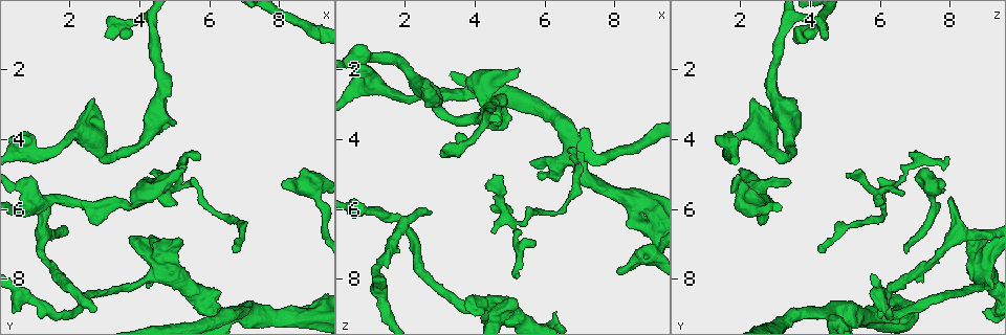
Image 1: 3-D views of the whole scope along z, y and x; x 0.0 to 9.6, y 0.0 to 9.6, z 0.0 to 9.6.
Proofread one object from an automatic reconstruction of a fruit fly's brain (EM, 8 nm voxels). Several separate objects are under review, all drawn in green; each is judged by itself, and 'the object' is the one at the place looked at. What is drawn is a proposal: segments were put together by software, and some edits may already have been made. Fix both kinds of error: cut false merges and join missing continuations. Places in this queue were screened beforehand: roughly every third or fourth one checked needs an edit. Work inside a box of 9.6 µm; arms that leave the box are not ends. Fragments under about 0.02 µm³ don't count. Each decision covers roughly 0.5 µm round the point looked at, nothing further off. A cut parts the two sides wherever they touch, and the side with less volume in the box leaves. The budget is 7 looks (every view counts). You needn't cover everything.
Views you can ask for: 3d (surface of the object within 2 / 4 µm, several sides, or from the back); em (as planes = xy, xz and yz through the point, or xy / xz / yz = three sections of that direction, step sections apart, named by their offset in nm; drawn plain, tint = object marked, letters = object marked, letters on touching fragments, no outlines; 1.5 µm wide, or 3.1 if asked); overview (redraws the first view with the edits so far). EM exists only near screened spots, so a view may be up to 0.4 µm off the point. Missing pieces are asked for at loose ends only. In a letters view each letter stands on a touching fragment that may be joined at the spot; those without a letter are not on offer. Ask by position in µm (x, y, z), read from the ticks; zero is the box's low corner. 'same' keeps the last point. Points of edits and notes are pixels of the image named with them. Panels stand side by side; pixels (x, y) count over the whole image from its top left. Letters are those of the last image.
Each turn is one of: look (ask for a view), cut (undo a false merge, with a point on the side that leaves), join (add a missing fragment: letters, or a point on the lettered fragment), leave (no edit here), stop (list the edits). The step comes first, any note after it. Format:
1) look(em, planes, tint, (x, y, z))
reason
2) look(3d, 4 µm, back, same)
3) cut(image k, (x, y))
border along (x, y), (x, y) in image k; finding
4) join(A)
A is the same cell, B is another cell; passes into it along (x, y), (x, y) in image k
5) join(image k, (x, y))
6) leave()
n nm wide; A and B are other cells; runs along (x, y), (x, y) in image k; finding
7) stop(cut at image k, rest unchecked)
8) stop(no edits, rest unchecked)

look(em, xy, step 8, tint, (5.25, 4.45, 7.95))

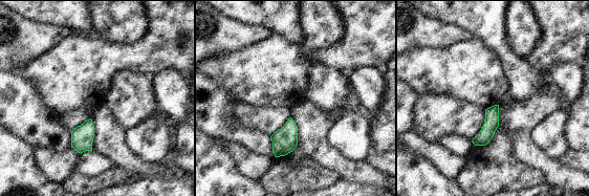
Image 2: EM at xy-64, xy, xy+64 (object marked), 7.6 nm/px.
look(em, planes, letters, same)

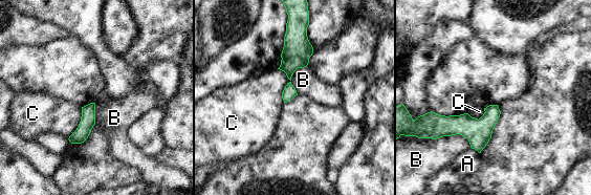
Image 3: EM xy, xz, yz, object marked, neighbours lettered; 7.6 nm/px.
leave()
B touches over 280 nm; A, B and C are other cells; runs along (92, 105), (84, 130), (73, 141) in image 3; no lettered fragment goes on from it

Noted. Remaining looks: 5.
look(em, planes, letters, (3.70, 0.75, 4.10))
abrupt turn

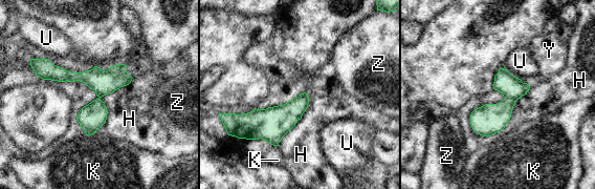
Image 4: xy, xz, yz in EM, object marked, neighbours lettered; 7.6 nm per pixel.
leave()
H, K, U, Y and Z are other cells; border along (30, 66), (98, 97), (132, 80) in image 4; all the same neuron

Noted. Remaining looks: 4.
look(3d, 2 µm, (5.15, 6.85, 8.60))

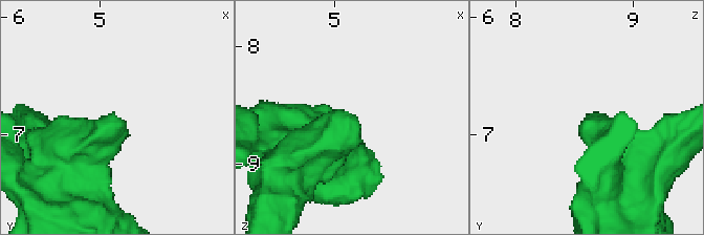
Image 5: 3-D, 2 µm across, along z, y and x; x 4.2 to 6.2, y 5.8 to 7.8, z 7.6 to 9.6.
look(em, planes, letters, (5.16, 6.82, 8.64))

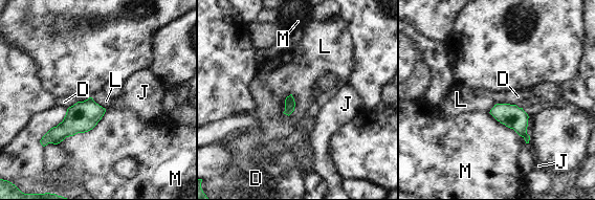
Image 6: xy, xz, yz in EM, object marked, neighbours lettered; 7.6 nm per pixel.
leave()
D, J, L and M are other cells; no lettered fragment goes on from it

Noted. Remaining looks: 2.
stop(no edits, rest unchecked)

